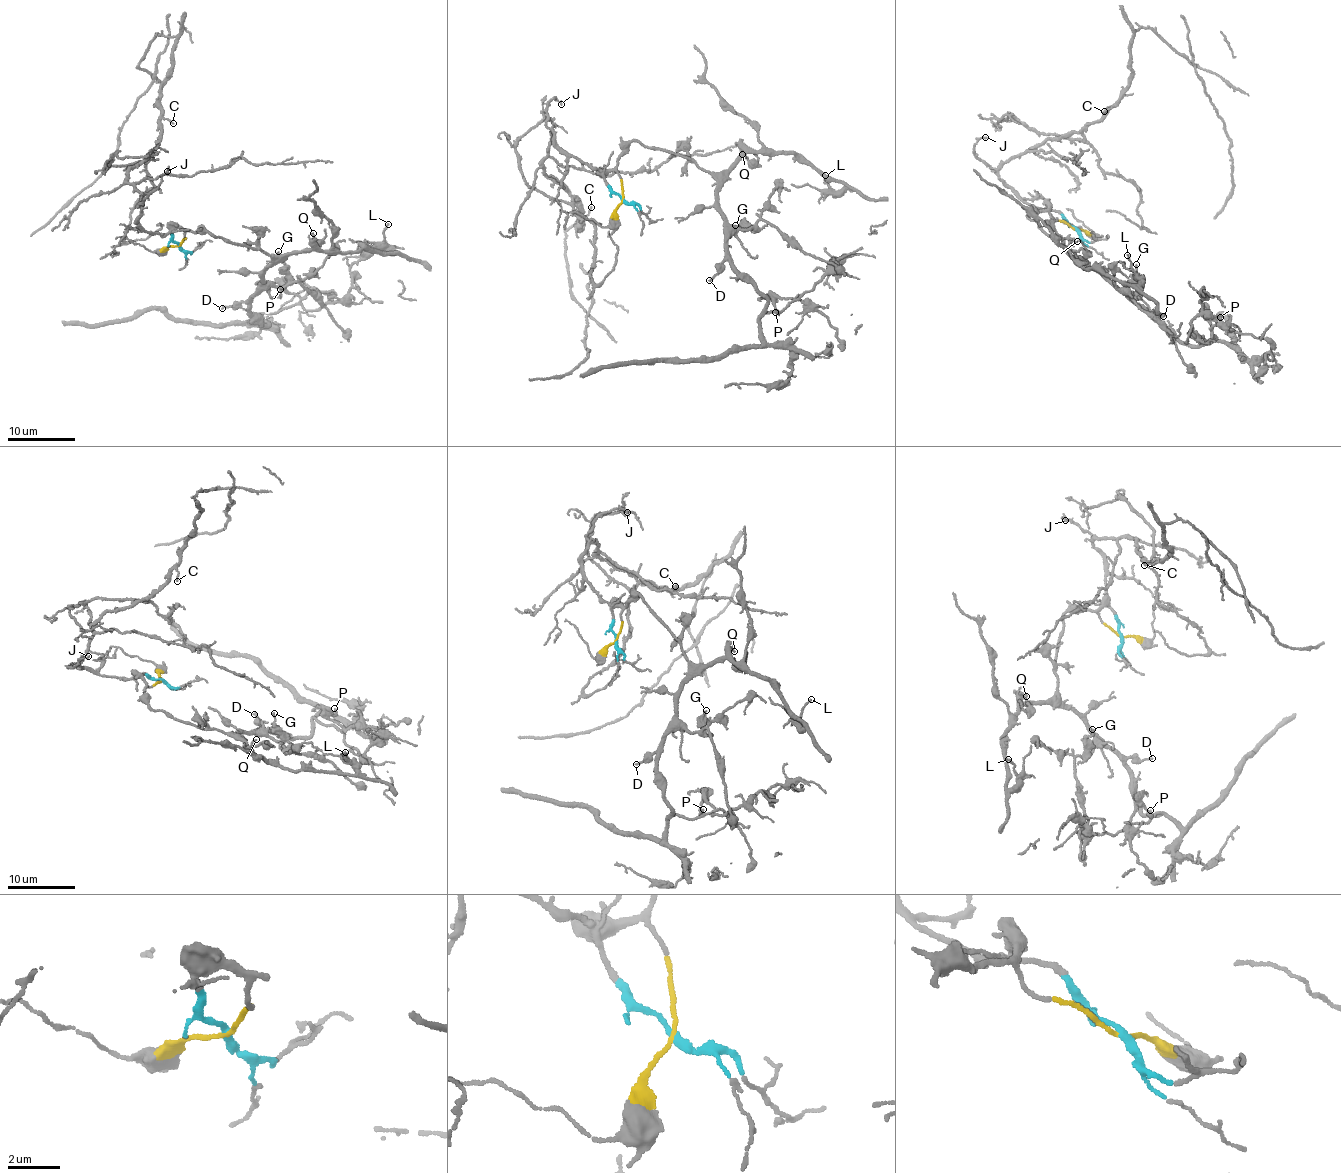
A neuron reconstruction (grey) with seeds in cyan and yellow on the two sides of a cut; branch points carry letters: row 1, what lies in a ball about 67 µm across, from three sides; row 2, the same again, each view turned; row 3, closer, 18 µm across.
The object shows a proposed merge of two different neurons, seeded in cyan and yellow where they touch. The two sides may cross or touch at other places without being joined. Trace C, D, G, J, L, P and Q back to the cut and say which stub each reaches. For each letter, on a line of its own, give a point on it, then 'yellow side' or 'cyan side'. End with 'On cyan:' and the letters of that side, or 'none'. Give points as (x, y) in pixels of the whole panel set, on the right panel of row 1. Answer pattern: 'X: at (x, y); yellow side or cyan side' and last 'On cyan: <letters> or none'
C: at (1104, 111); cyan side
D: at (1163, 316); yellow side
G: at (1136, 264); yellow side
J: at (985, 137); cyan side
L: at (1127, 255); yellow side
P: at (1220, 317); yellow side
Q: at (1077, 241); yellow side
On cyan: C, J

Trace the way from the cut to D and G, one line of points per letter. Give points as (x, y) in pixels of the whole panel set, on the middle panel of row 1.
D: (622, 200), (617, 158), (633, 141), (685, 156), (713, 176), (718, 187), (717, 198), (727, 250), (709, 280)
G: (622, 200), (617, 158), (638, 140), (706, 170), (717, 181), (720, 214), (731, 225), (753, 227), (735, 225)

